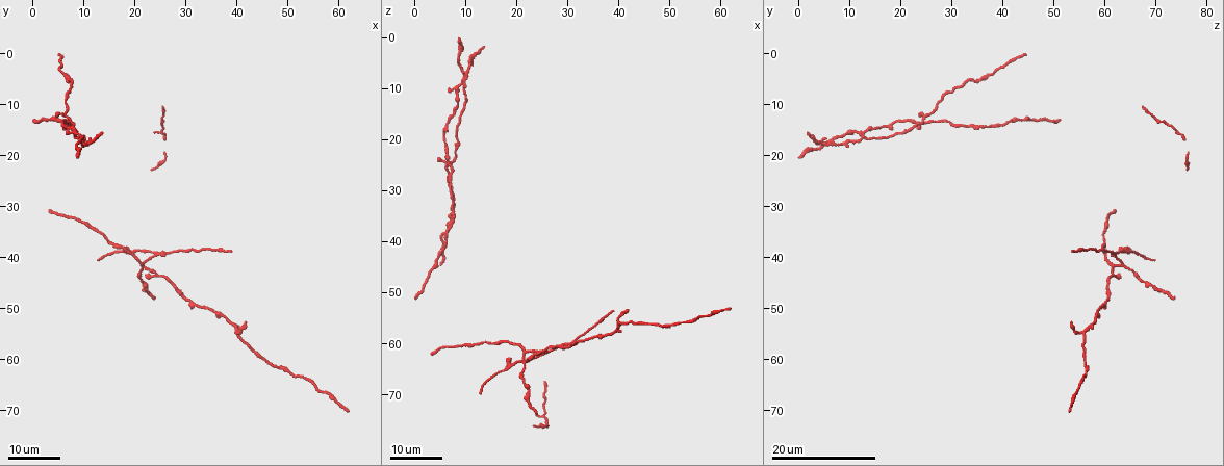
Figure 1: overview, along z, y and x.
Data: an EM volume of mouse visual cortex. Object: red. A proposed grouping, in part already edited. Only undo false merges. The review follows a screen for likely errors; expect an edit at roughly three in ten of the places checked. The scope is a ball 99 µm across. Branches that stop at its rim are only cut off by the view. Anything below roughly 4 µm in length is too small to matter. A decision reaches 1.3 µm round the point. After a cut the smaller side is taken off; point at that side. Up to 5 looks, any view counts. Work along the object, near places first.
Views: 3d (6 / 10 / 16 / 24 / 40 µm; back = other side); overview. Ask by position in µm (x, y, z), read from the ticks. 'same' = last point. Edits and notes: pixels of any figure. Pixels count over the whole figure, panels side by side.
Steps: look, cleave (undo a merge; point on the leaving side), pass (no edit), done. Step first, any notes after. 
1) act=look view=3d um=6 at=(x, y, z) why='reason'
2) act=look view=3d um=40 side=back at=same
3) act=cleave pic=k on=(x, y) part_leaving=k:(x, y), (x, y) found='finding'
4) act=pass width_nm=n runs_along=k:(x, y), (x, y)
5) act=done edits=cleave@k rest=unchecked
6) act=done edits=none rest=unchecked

act=look view=3d um=16 at=(10.0, 17.5, 6.5) why='four arms meet'

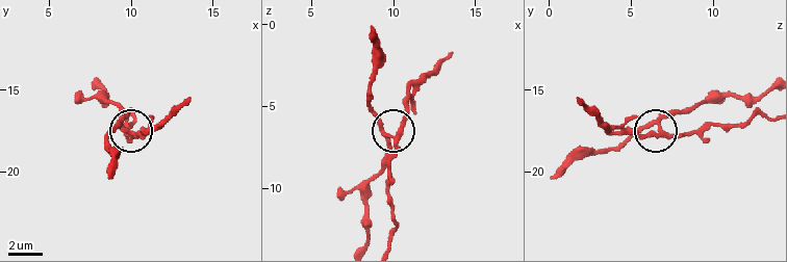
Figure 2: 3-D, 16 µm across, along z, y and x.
act=look view=3d um=6 at=(9.6, 17.3, 6.7) why='zoom in'

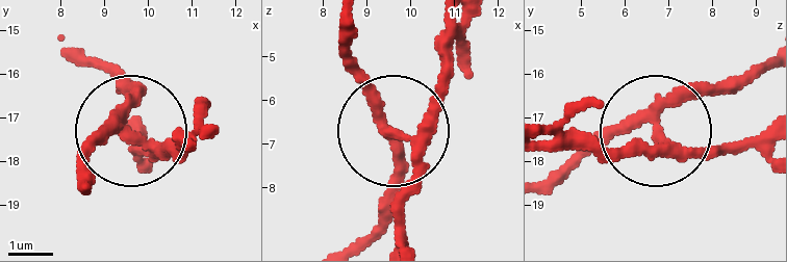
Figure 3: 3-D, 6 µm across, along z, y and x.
act=cleave pic=3 on=(419, 182) side_arm_um=8 part_leaving=3:(385, 134), (415, 157), (404, 235) found='a second cell is stuck on'

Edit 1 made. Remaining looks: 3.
act=look view=overview

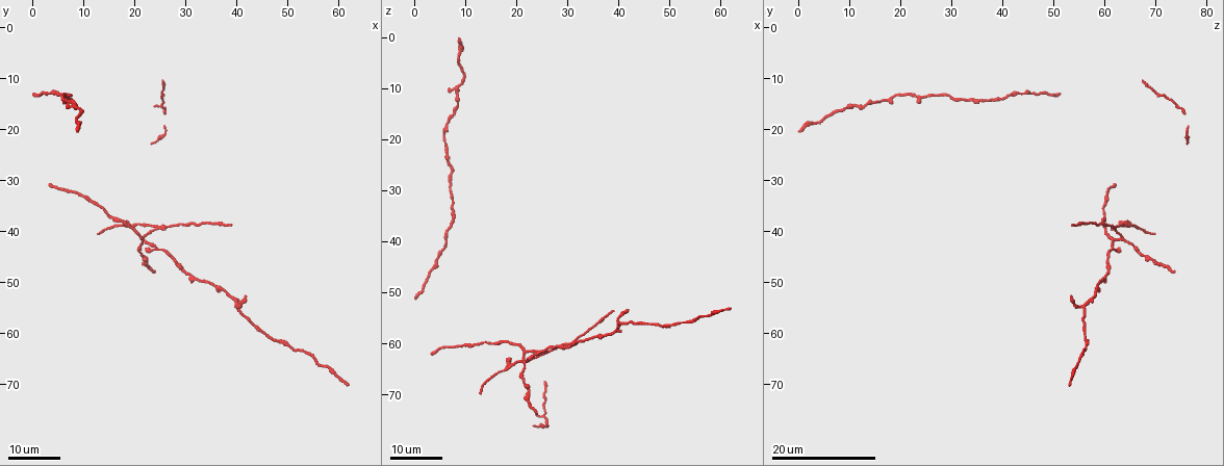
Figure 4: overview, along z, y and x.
act=look view=3d um=24 at=(24.5, 39.0, 62.5) why='branch point'

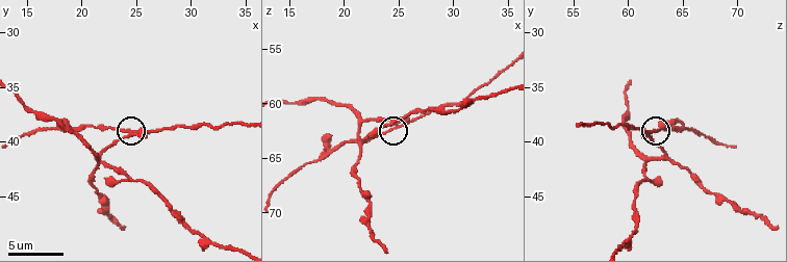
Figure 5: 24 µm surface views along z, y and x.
act=look view=3d um=10 at=(24.6, 38.8, 62.4)

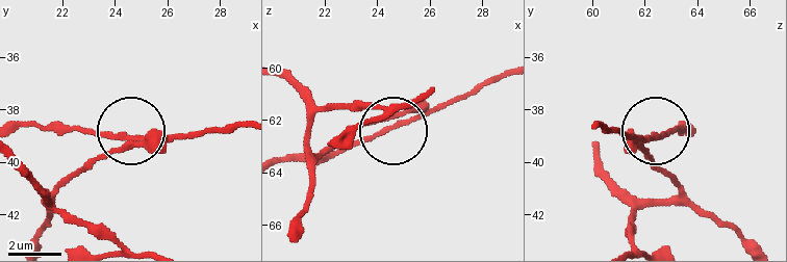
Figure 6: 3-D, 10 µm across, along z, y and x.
act=pass arms=3 found='continuous, no second cell'

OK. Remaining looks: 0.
act=done edits=cleave@3 rest=unchecked

